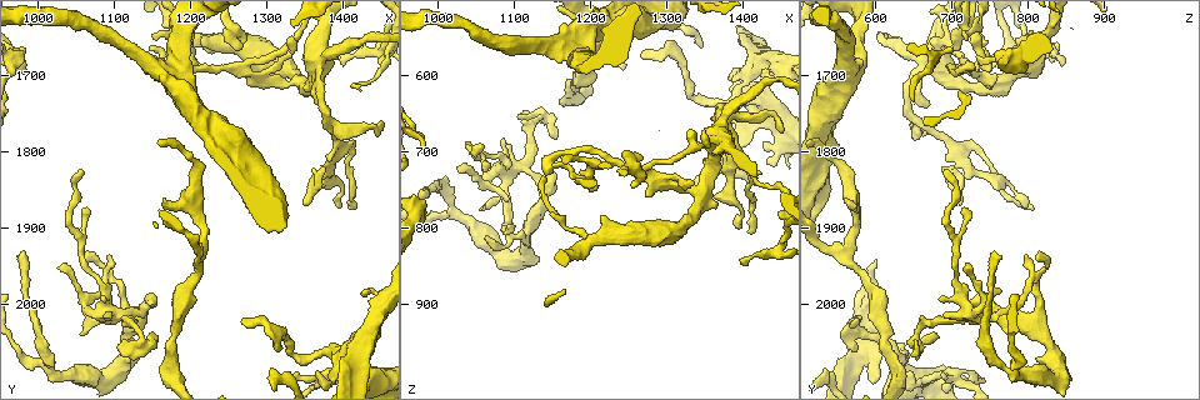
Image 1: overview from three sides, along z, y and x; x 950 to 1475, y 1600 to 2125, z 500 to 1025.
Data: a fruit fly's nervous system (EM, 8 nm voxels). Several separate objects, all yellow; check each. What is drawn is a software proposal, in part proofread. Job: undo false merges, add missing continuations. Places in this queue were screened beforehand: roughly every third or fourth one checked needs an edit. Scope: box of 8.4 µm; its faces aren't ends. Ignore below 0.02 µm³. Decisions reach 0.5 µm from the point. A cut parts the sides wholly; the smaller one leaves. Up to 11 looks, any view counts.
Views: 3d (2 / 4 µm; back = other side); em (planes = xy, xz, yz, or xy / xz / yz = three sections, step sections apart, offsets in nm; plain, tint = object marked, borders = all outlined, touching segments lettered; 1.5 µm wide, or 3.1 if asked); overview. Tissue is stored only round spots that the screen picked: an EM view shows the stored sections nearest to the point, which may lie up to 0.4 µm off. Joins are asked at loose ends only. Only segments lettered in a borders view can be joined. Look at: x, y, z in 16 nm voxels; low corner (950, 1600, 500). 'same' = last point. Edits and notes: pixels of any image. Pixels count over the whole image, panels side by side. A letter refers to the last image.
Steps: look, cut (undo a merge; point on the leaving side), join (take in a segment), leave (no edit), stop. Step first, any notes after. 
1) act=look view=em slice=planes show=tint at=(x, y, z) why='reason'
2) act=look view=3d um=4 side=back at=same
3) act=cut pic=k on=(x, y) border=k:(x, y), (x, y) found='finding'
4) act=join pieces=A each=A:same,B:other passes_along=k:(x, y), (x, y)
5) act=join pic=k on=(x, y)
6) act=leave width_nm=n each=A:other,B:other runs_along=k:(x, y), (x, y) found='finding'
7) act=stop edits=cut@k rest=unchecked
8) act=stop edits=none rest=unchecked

act=look view=em slice=planes show=plain at=(1425, 1985, 600) why='an open end'

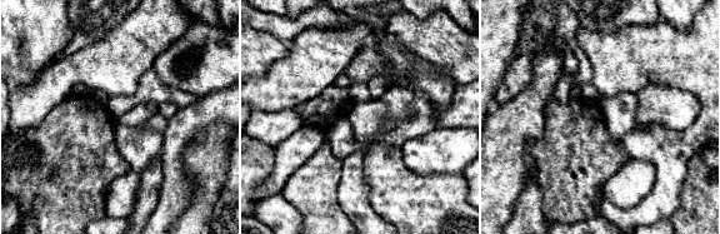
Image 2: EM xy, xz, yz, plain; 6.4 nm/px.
act=look view=em slice=planes show=borders at=same

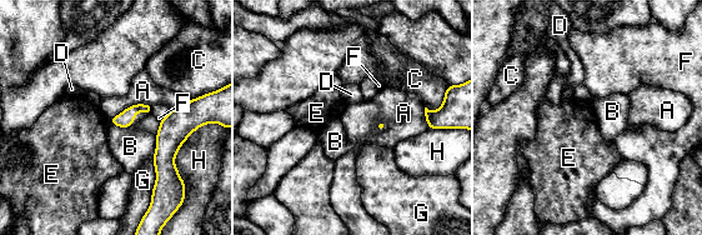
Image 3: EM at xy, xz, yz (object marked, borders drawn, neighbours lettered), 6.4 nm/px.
act=leave each=A:other,B:other,C:other,D:other,E:other,F:other,G:other,H:other border=3:(153, 105), (131, 104), (109, 119) found='none of them fits'

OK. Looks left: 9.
act=look view=em slice=xz step=4 show=borders at=(1445, 2095, 720) why='thick end'

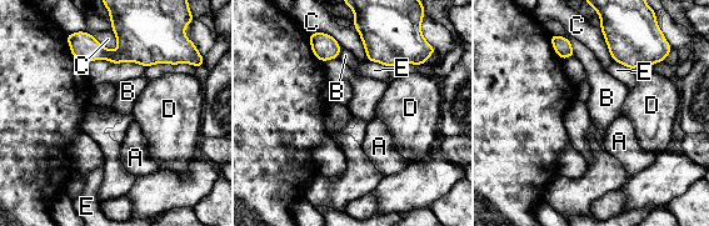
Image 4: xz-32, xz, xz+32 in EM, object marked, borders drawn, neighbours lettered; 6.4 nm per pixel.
act=leave each=A:other,B:other,C:other,D:other,E:other found='no lettered segment goes on from it'

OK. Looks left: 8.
act=look view=3d um=2 side=back at=(1335, 2095, 685) why='branch stops here'

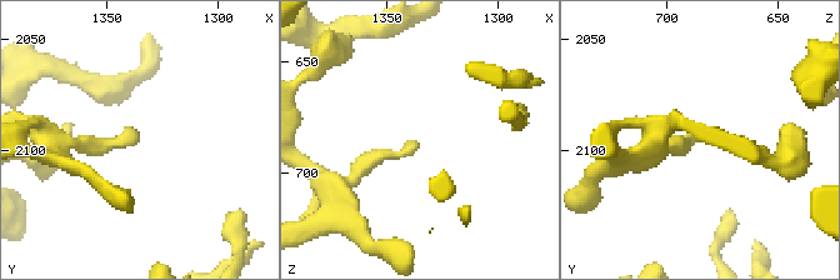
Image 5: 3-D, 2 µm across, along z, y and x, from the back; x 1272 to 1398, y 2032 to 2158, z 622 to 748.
act=look view=em slice=planes show=plain at=(1335, 2090, 688) why='need the tissue'

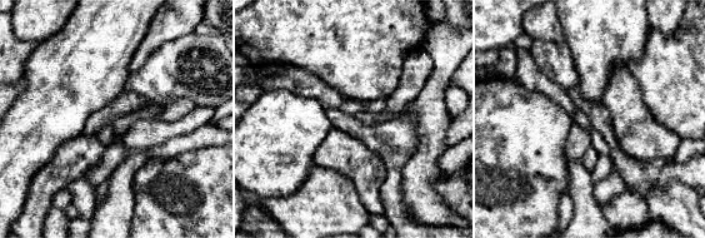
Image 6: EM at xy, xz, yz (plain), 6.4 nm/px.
act=look view=em slice=planes show=borders at=same

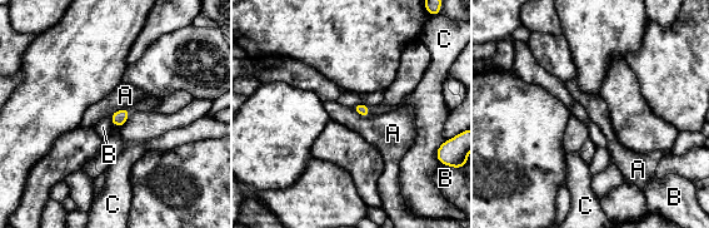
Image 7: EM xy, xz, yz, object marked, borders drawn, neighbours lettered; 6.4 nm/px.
act=leave each=A:other,B:other,C:other border=7:(351, 108), (362, 115), (370, 114) found='no lettered segment goes on from it'

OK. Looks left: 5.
act=look view=em slice=xz step=8 show=tint at=(1205, 1650, 815) why='branch point'

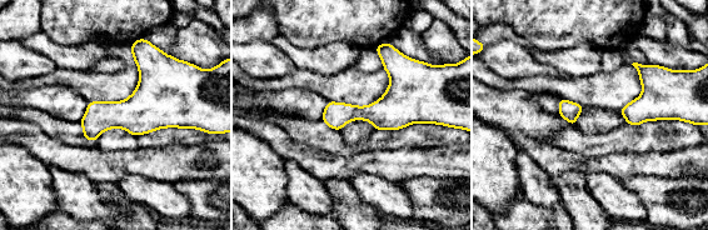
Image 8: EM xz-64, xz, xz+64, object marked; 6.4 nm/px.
act=look view=em slice=planes show=tint at=same

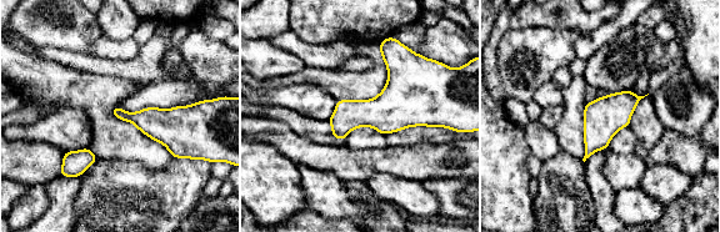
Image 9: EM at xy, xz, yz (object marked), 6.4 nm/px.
act=look view=em slice=planes show=borders at=same why='what lies round it'

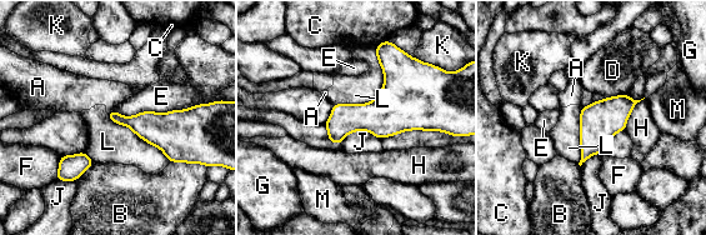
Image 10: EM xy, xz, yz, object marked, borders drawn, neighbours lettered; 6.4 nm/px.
act=leave longest_contact=E:550nm each=A:other,B:other,C:other,D:other,E:other,F:other,G:other,H:other,J:other,K:other,L:other,M:other found='all the same cell'

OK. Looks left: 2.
act=stop edits=none rest=unchecked

